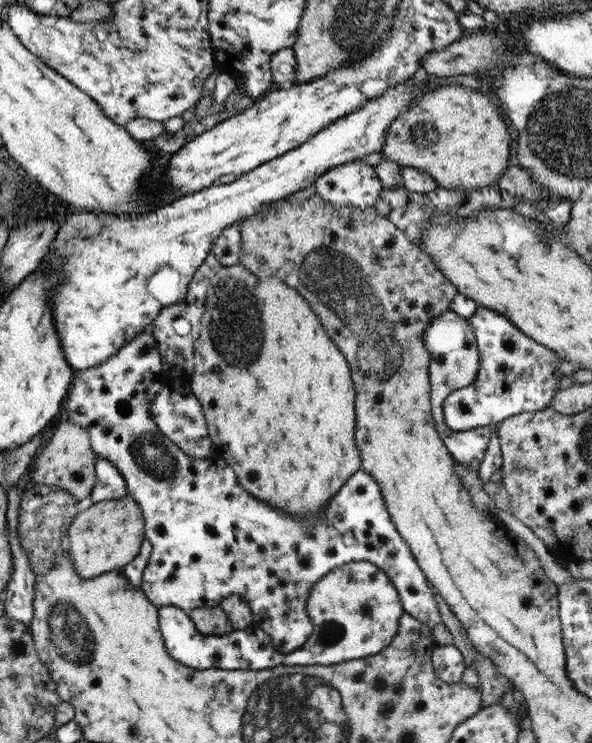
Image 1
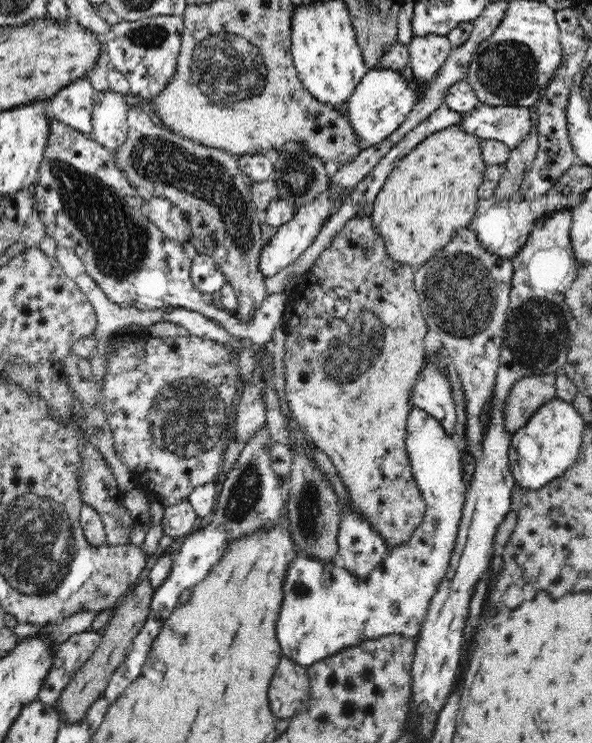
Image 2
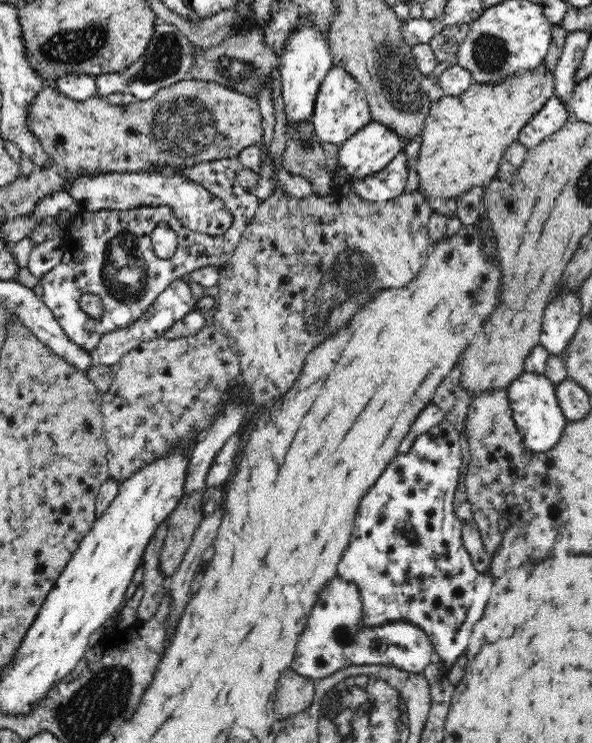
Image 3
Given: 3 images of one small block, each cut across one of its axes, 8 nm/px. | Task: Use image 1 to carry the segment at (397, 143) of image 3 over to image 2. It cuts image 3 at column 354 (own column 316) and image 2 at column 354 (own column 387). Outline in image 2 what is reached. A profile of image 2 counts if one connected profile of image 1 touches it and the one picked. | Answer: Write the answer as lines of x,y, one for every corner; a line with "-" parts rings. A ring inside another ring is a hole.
376,68
368,71
353,88
346,112
354,131
360,135
362,150
392,134
406,120
418,97
418,90
400,71

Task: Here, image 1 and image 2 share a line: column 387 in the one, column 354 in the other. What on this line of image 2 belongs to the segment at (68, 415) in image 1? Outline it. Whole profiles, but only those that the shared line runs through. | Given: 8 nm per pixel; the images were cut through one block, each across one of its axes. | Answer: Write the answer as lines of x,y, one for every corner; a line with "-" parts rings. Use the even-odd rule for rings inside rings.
318,448
315,449
315,459
318,469
322,469
328,479
332,479
332,487
338,491
340,499
342,499
342,509
344,509
343,524
340,525
340,532
338,534
338,554
337,560
352,576
359,578
359,580
366,580
370,576
373,568
376,568
385,556
388,554
387,546
383,543
381,536
370,528
370,525
366,521
362,521
362,517
357,512
352,512
349,504
347,504
347,492
343,487
343,484
339,481
339,478
335,476
335,470
330,462
330,459
322,453

